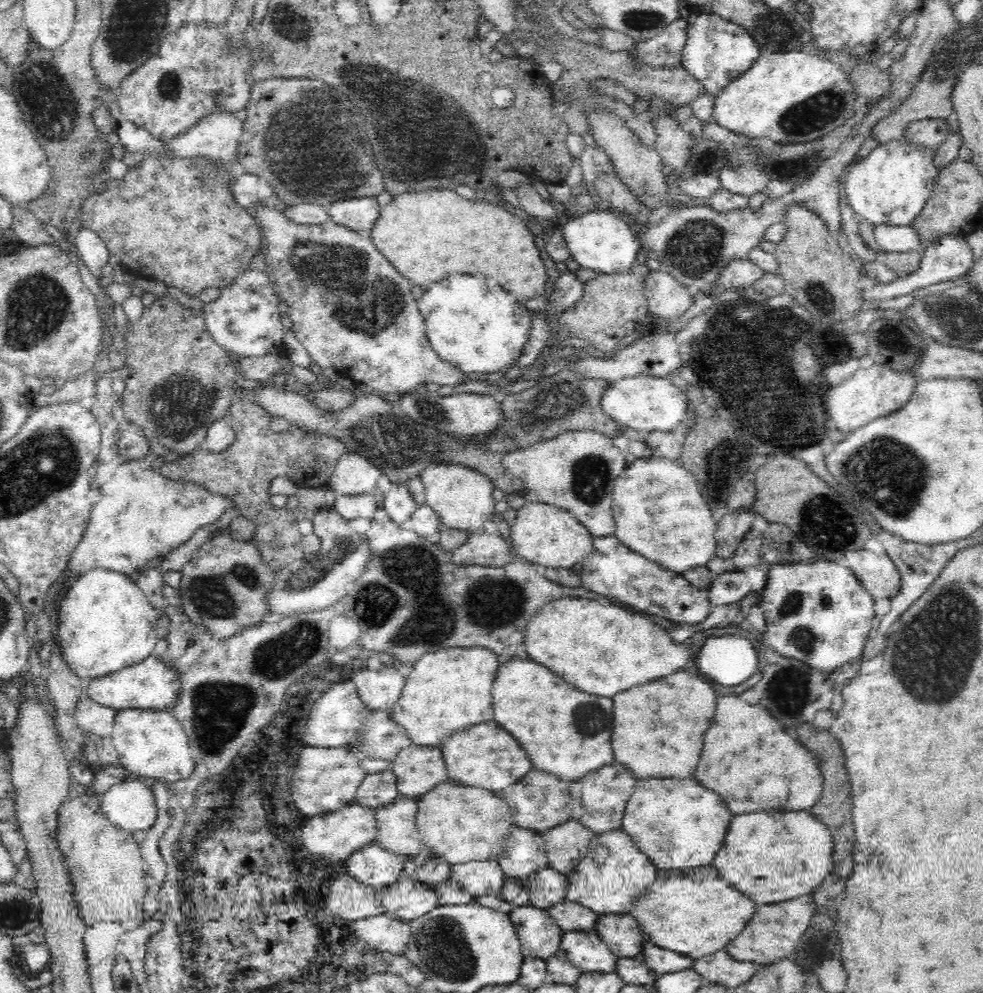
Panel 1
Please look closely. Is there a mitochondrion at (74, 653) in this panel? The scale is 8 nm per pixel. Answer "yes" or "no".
no

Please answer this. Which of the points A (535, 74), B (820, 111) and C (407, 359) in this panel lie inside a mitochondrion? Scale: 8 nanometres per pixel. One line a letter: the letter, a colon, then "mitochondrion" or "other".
A: other
B: mitochondrion
C: other

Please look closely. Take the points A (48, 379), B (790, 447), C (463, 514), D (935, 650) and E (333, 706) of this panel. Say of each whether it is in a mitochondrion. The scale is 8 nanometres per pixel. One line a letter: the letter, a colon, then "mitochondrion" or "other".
A: other
B: other
C: other
D: mitochondrion
E: other

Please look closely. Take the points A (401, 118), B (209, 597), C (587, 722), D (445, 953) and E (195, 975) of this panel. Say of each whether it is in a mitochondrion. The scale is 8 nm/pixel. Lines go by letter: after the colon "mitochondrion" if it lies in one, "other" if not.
A: mitochondrion
B: mitochondrion
C: mitochondrion
D: mitochondrion
E: other

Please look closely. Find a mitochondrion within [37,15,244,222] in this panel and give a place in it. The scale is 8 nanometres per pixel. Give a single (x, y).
(168, 85)

